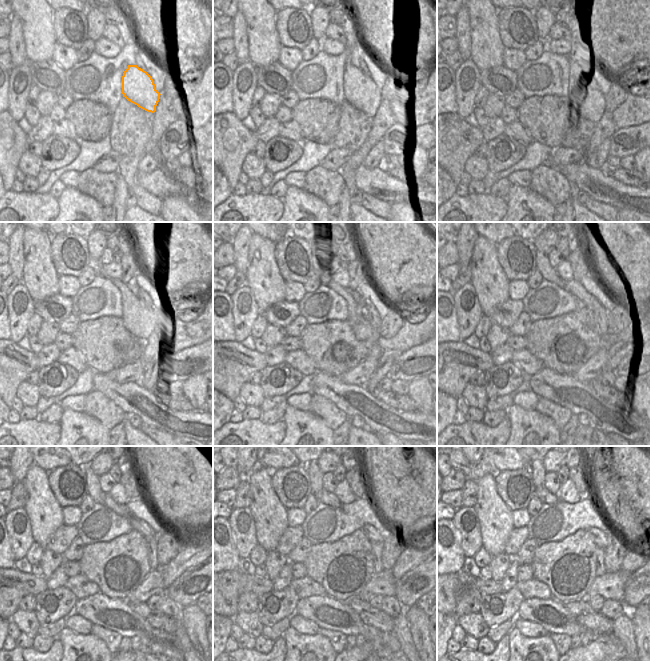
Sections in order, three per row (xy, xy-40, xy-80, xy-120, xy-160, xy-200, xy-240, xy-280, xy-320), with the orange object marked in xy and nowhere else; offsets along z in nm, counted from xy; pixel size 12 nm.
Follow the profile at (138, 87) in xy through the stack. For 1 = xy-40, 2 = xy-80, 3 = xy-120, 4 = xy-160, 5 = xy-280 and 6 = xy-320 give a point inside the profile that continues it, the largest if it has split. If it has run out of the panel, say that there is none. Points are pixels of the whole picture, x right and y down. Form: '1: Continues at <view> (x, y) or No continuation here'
1: Continues at xy-40 (360, 90)
2: Continues at xy-80 (584, 93)
3: Continues at xy-120 (140, 320)
4: Continues at xy-160 (363, 331)
5: Continues at xy-280 (315, 474)
6: Continues at xy-320 (537, 469).

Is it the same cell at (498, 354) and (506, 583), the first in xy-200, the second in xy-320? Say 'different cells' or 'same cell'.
same cell

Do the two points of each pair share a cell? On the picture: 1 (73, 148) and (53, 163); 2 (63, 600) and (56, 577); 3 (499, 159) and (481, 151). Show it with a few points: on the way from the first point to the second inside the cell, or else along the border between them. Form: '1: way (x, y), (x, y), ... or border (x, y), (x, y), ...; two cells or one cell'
1: way (68, 153), (58, 161); one cell
2: border (63, 585), (47, 589); two cells
3: border (487, 143), (487, 156), (485, 158); two cells

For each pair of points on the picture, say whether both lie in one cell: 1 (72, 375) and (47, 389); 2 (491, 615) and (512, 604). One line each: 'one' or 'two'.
1: one
2: one

